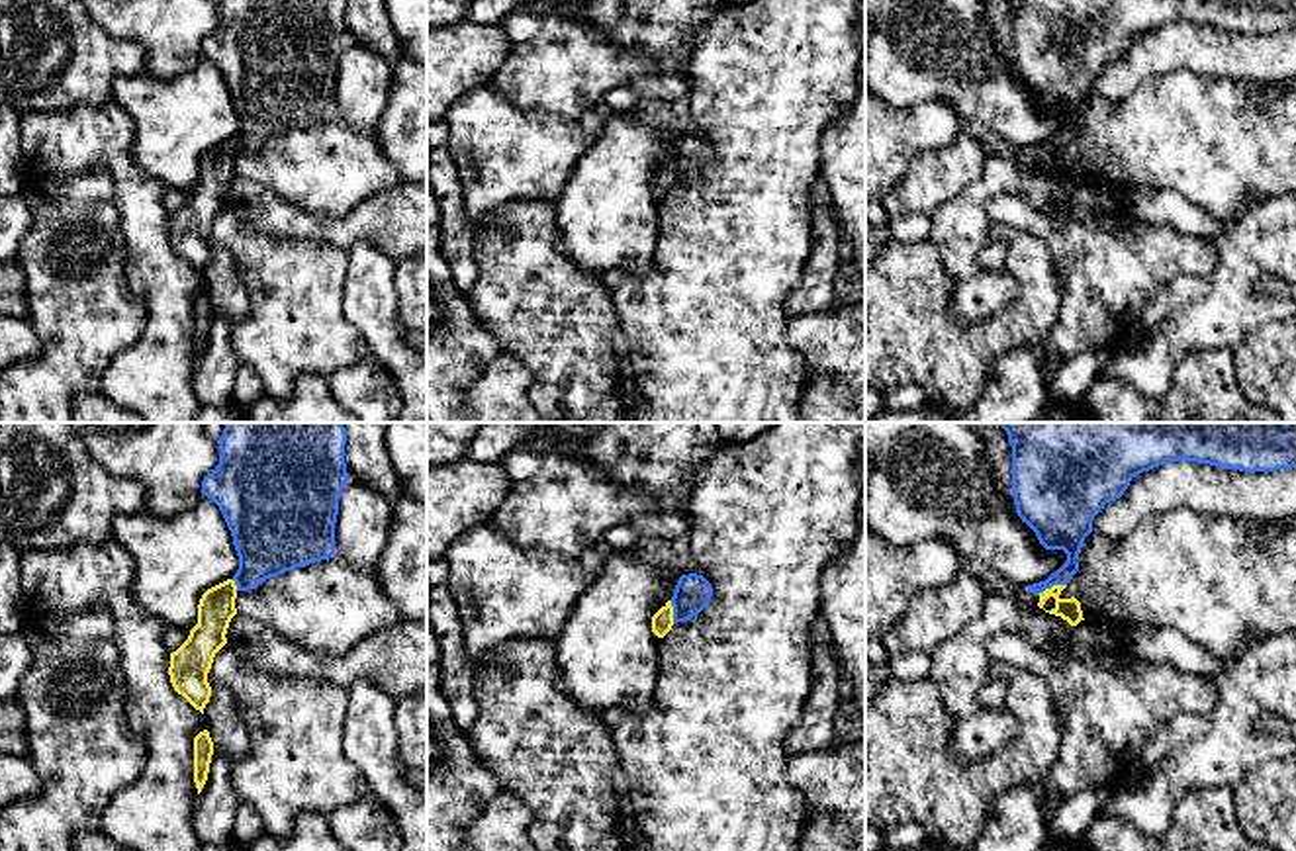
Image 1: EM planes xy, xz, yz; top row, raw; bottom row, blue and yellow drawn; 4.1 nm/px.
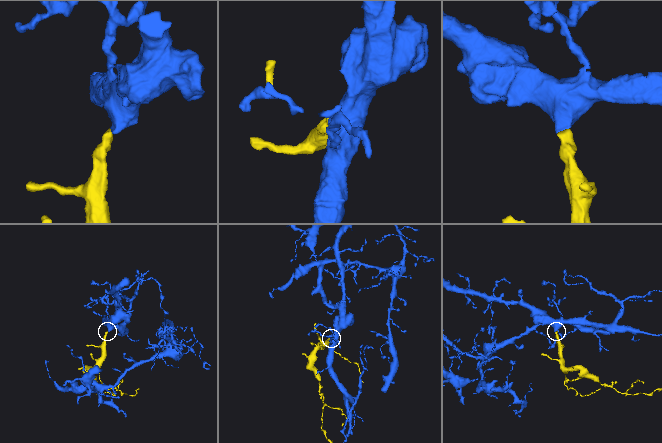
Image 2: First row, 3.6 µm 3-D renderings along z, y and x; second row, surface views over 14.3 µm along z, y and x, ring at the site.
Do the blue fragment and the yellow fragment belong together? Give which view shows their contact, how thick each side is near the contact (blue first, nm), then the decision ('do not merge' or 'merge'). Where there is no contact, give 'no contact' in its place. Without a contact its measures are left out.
yz | 200/100 nm | merge

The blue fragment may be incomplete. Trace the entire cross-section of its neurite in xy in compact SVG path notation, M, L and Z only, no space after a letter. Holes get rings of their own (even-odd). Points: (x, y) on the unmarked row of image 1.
M219 0L219 25L202 43L233 98L237 135L208 151L198 186L170 215L170 245L204 276L208 235L227 205L239 153L335 117L339 61L348 43L347 0Z

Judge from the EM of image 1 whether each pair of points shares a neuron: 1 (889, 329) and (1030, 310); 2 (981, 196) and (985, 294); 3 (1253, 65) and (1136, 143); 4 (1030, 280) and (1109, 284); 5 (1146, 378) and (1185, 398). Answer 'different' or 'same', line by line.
1: same
2: same
3: different
4: different
5: different

